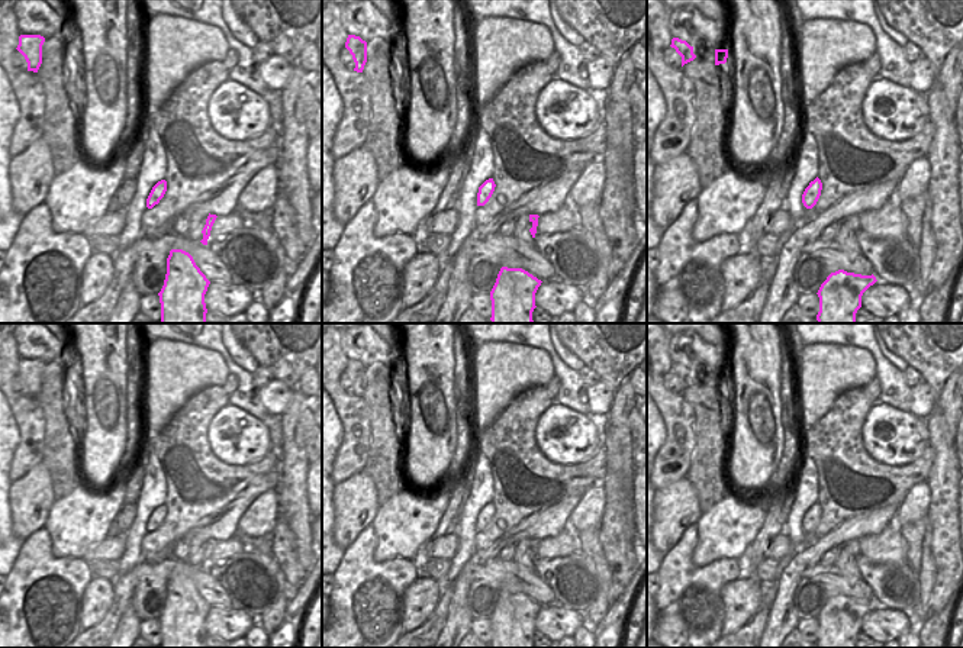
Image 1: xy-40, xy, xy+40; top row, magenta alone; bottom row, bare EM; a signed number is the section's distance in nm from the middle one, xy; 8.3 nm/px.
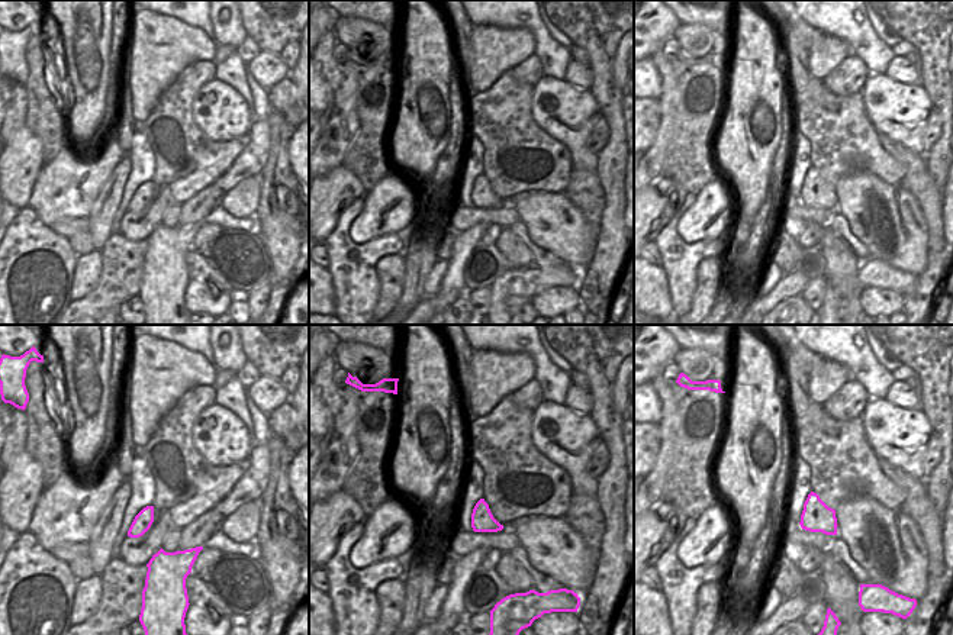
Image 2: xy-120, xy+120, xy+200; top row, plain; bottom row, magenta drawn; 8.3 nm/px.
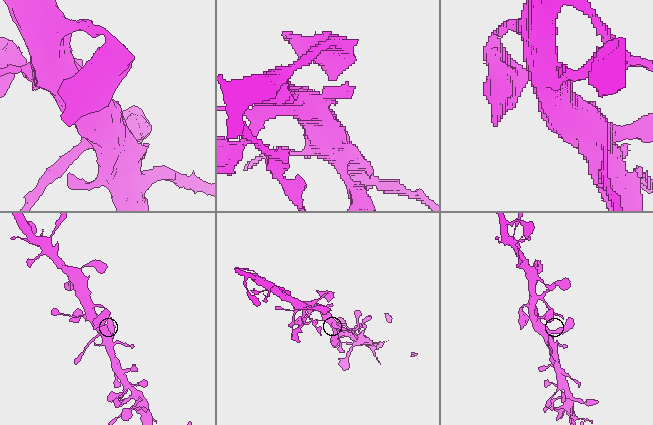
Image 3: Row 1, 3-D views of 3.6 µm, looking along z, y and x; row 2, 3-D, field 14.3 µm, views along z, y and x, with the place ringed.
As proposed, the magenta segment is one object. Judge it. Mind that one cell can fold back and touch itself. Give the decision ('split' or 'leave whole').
leave whole

